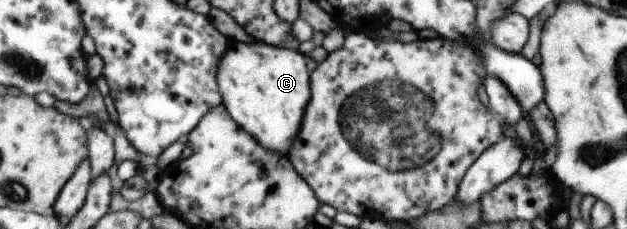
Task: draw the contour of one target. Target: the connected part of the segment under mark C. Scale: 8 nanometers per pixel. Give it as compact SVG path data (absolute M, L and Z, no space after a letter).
M232 40L219 62L217 73L222 104L265 148L285 156L297 141L305 108L311 98L311 71L308 56L292 48Z

